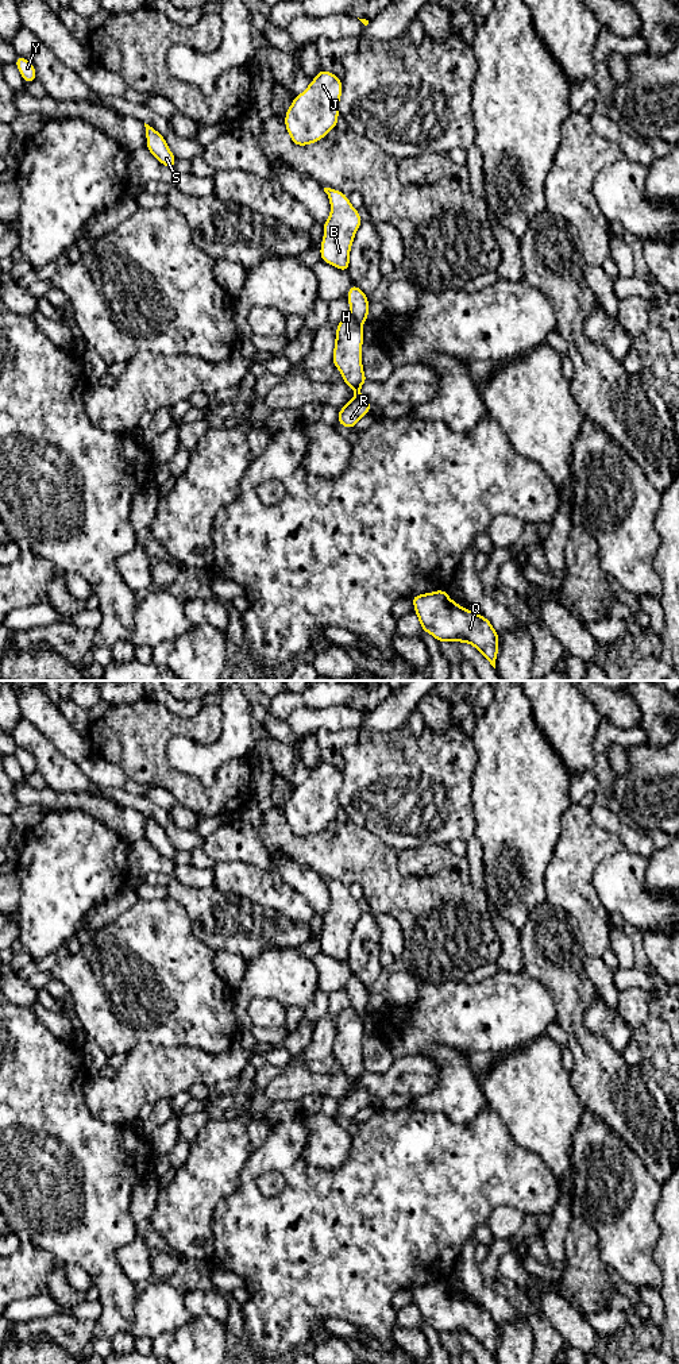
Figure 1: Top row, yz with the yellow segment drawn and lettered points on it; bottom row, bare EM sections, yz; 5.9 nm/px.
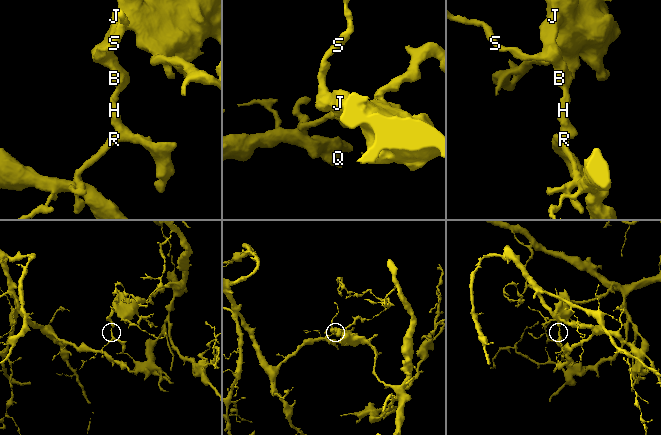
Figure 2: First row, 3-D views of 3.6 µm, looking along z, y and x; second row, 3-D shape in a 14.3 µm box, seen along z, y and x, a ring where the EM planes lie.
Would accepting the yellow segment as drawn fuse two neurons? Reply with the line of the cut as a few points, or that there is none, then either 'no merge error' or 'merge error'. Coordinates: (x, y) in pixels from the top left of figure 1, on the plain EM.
cut yz (350, 1005), (361, 1014); merge error

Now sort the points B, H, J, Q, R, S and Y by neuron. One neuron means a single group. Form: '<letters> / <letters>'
B J S Y / H Q R

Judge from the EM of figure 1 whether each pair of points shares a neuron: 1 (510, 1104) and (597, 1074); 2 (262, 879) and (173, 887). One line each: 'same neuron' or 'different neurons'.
1: different neurons
2: different neurons

